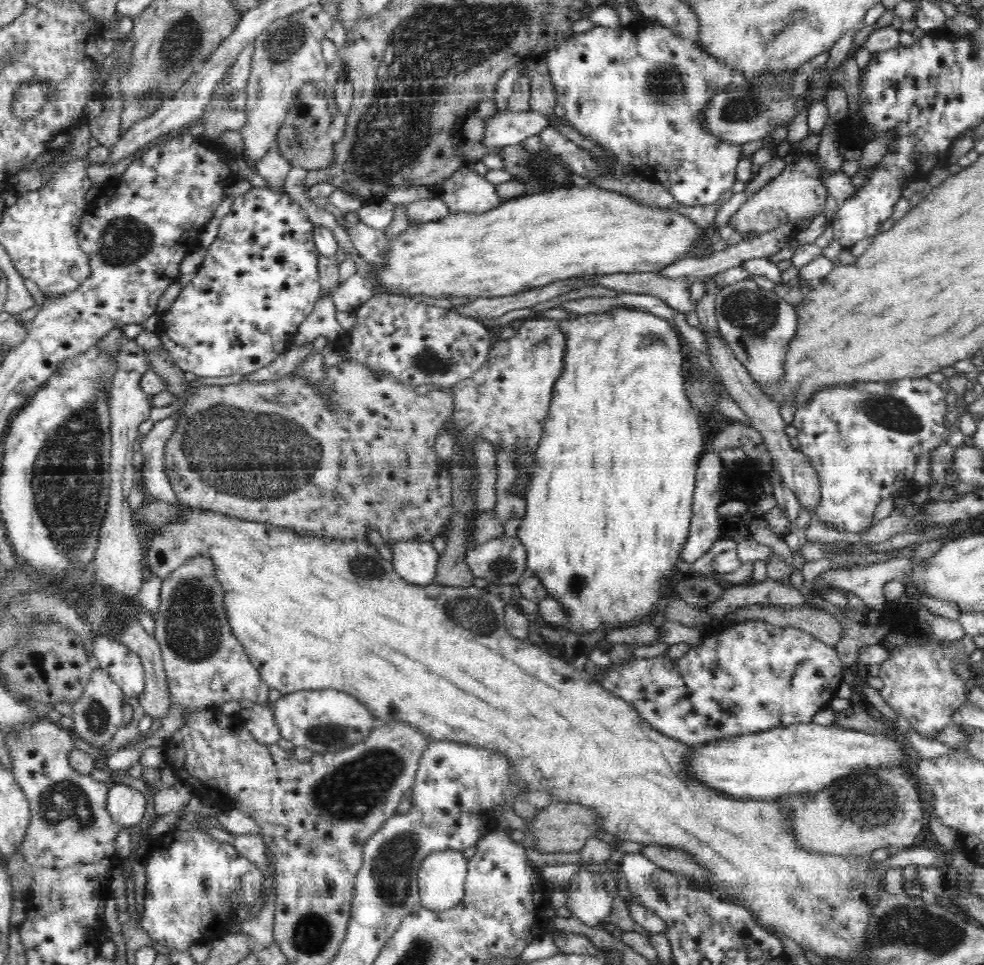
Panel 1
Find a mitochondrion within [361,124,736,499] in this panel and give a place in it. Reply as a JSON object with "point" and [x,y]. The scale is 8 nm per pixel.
{"point":[428,361]}

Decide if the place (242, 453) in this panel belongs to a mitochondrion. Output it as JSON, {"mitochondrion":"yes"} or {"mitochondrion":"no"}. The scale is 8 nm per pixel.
{"mitochondrion":"yes"}

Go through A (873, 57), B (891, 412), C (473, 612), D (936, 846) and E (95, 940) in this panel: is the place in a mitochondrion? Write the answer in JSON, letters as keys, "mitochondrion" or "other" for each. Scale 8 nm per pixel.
{"A":"other","B":"mitochondrion","C":"mitochondrion","D":"other","E":"other"}

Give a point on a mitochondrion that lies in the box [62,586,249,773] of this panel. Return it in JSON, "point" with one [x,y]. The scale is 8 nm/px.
{"point":[96,717]}

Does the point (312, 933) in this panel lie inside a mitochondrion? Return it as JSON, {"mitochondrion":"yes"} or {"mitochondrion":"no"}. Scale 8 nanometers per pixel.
{"mitochondrion":"yes"}

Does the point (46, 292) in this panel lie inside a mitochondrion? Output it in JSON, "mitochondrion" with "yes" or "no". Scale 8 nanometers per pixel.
{"mitochondrion":"no"}

